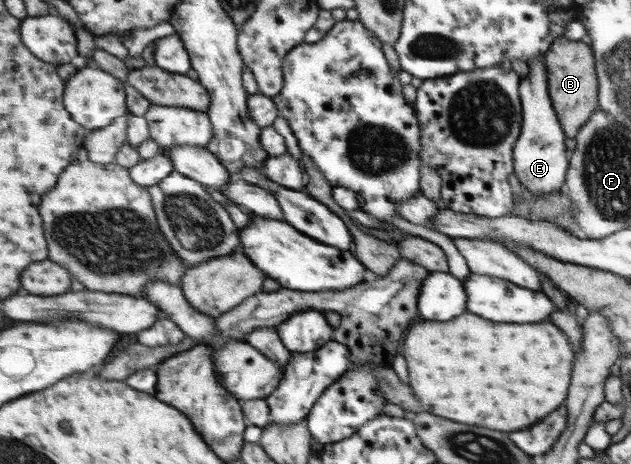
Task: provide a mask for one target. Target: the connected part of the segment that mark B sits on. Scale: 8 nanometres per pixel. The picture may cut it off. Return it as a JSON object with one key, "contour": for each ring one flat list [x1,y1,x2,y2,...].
{"contour":[[561,36,553,42,548,53,545,54,545,64,547,65,549,93,558,119,561,119,561,125,567,137,576,139,579,130,586,126,590,116,598,109,598,55,593,55,592,48,584,40,571,40]]}

